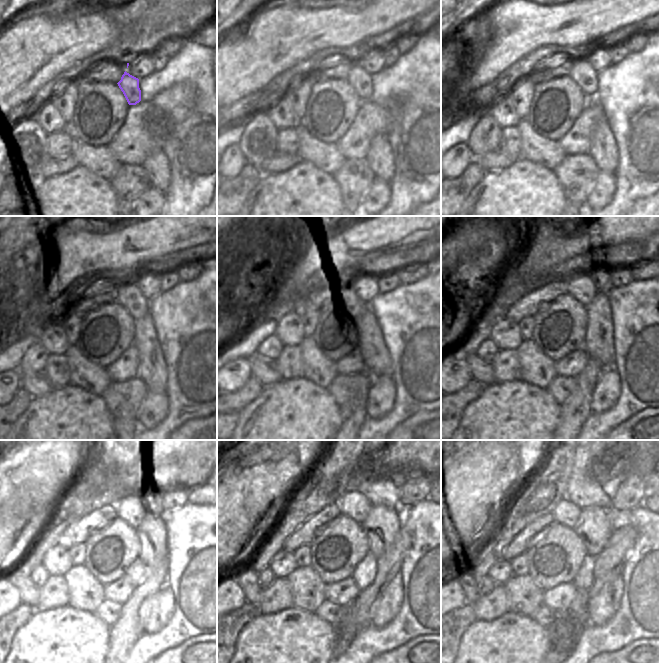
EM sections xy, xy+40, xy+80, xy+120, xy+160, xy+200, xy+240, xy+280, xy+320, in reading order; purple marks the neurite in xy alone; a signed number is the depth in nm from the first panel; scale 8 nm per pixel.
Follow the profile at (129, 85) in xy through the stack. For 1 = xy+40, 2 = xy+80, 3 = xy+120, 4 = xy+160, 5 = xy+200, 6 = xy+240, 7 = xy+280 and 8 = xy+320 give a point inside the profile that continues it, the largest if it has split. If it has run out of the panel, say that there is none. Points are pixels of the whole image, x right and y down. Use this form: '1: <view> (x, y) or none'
1: xy+40 (358, 78)
2: xy+80 (582, 73)
3: xy+120 (130, 296)
4: xy+160 (353, 291)
5: xy+200 (580, 285)
6: xy+240 (132, 510)
7: xy+280 (357, 508)
8: xy+320 (567, 512)

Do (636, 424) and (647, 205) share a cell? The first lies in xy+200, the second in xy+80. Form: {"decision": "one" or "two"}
{"decision": "one"}

